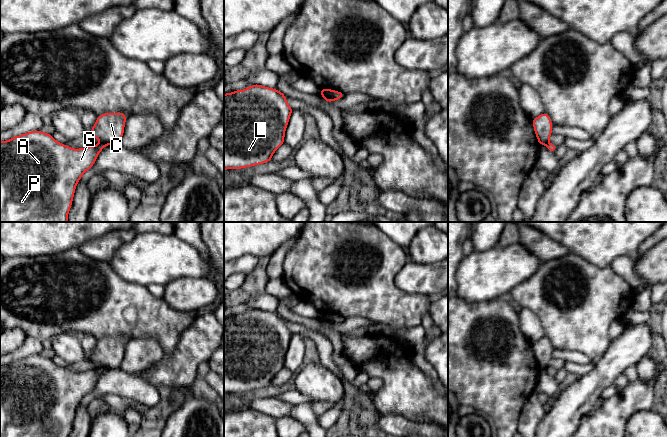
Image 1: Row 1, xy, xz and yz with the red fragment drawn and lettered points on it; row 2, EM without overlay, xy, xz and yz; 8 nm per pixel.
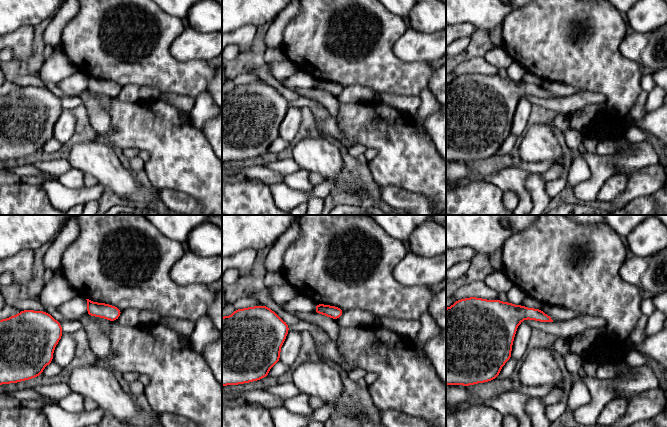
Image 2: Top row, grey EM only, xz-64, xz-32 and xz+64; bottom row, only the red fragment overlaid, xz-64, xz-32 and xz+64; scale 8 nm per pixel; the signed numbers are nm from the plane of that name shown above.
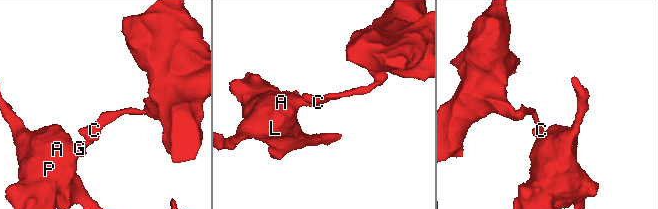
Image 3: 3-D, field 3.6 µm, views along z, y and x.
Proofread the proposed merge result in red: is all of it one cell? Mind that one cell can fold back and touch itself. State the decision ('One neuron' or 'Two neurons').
Two neurons

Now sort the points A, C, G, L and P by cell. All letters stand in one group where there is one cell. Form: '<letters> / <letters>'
A G L P / C

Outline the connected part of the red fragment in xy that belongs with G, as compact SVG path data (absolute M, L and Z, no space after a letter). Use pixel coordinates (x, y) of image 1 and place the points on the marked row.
M40 130L0 141L0 222L69 222L68 213L76 186L82 175L92 168L105 146L99 143L74 149Z

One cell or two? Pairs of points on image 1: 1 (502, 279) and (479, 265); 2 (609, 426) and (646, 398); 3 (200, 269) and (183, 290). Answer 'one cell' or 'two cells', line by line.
1: one cell
2: one cell
3: two cells

